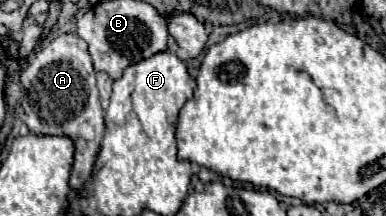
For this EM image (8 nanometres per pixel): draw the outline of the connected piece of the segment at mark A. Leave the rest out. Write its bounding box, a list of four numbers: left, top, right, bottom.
[20,34,104,190]

